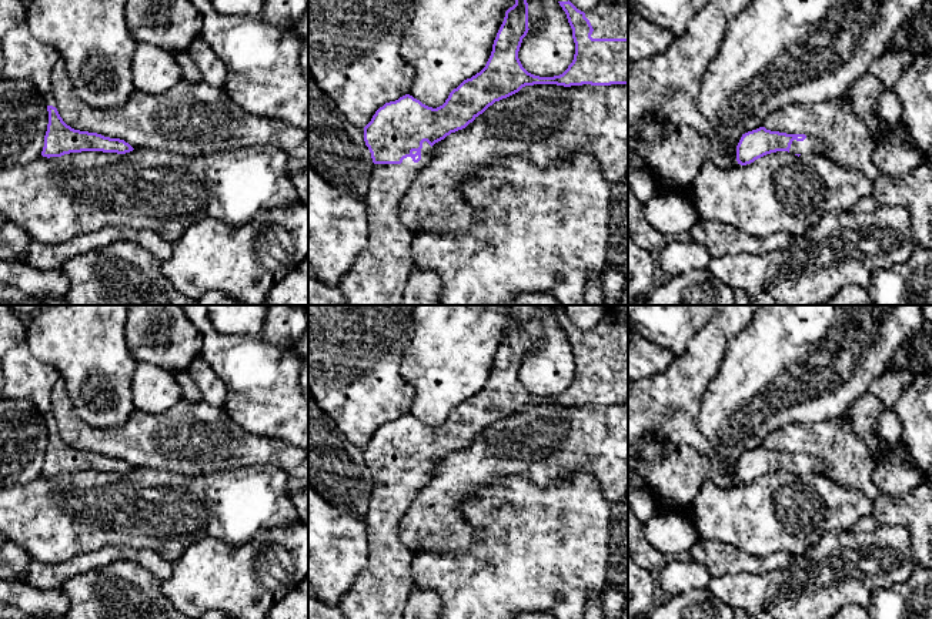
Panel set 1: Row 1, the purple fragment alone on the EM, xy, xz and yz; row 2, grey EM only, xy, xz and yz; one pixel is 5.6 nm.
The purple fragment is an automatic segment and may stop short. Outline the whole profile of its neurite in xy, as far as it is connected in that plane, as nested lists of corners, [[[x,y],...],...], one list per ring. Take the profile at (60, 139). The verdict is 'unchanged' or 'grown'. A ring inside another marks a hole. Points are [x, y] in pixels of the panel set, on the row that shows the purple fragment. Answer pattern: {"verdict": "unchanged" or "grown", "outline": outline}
{"verdict": "grown", "outline": [[[0,0],[0,44],[4,56],[3,78],[27,80],[46,101],[49,124],[43,157],[81,151],[126,154],[134,150],[124,140],[74,130],[63,121],[51,88],[51,68],[60,53],[31,36],[23,0]]]}

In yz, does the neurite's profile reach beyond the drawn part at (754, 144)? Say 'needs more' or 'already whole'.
needs more

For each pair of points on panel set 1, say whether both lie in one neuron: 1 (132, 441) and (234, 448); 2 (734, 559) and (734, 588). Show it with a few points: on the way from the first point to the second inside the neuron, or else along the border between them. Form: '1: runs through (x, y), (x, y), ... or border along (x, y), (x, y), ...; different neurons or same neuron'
1: runs through (157, 441), (209, 441); same neuron
2: border along (770, 572), (735, 572), (712, 576); different neurons

